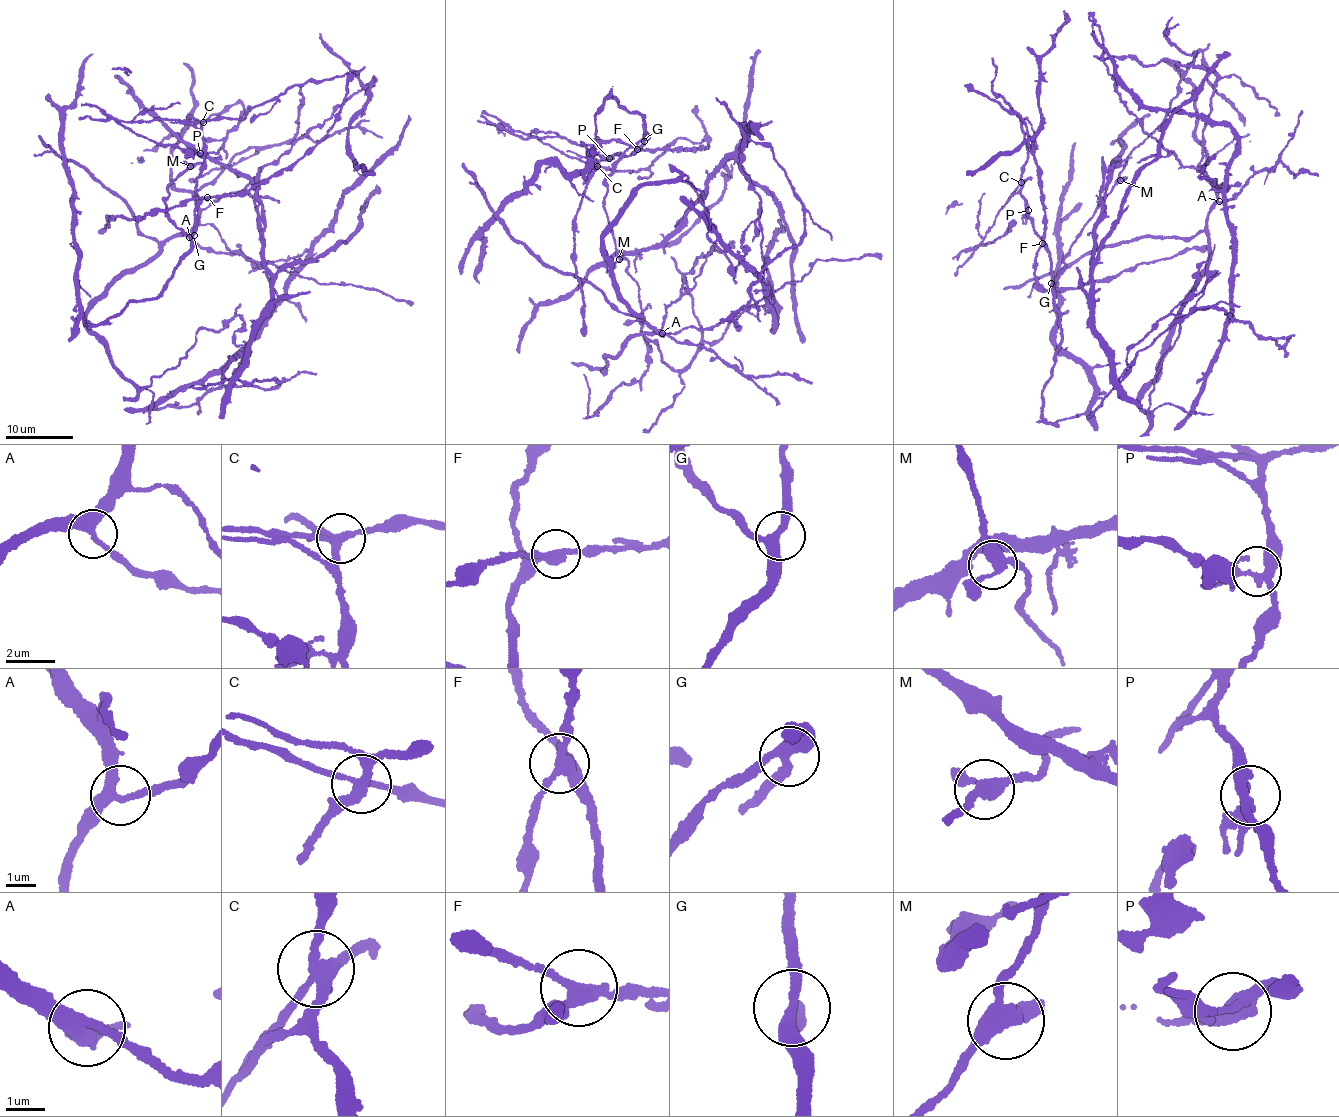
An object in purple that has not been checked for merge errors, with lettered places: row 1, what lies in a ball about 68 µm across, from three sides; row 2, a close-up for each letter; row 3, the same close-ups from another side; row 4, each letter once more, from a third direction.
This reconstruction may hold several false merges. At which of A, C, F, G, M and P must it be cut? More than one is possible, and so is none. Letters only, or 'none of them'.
C, F

